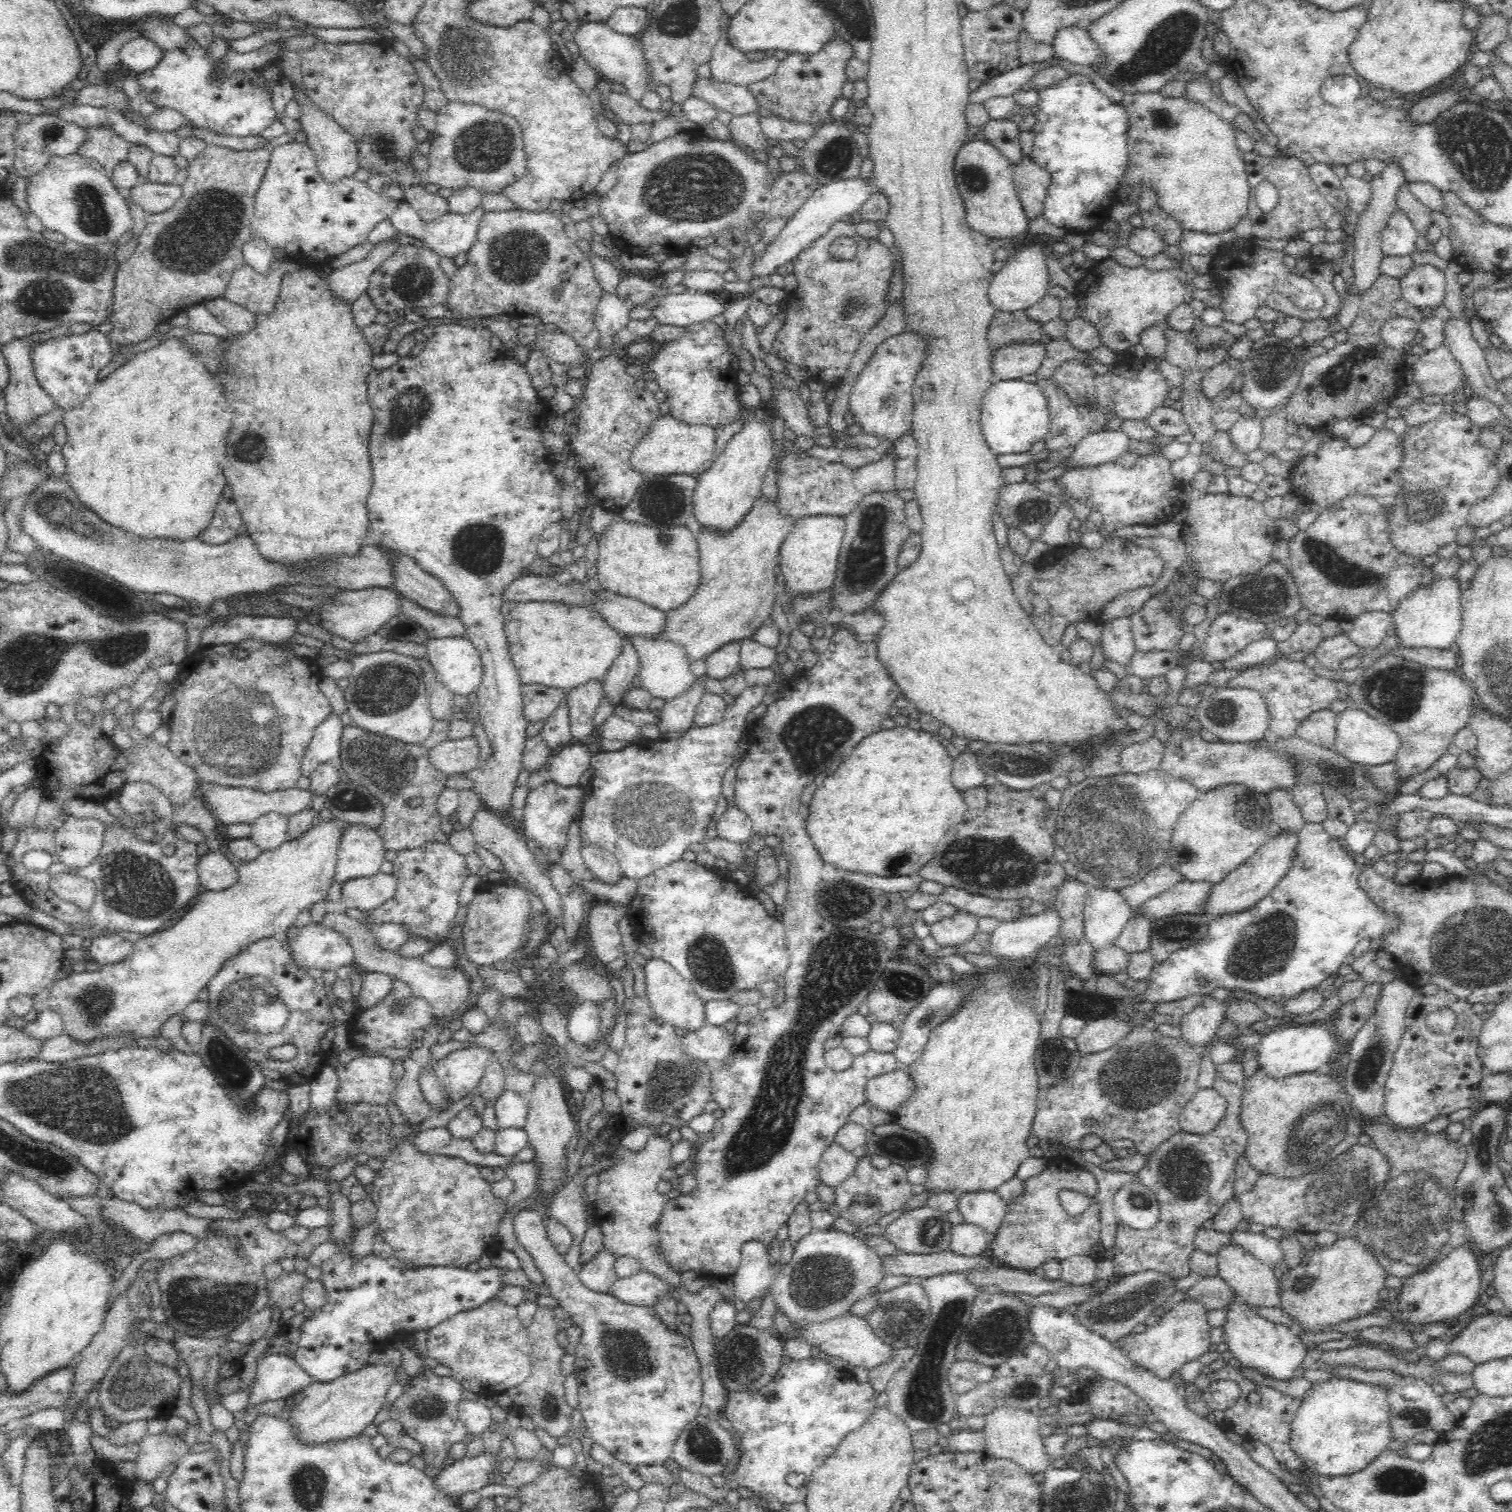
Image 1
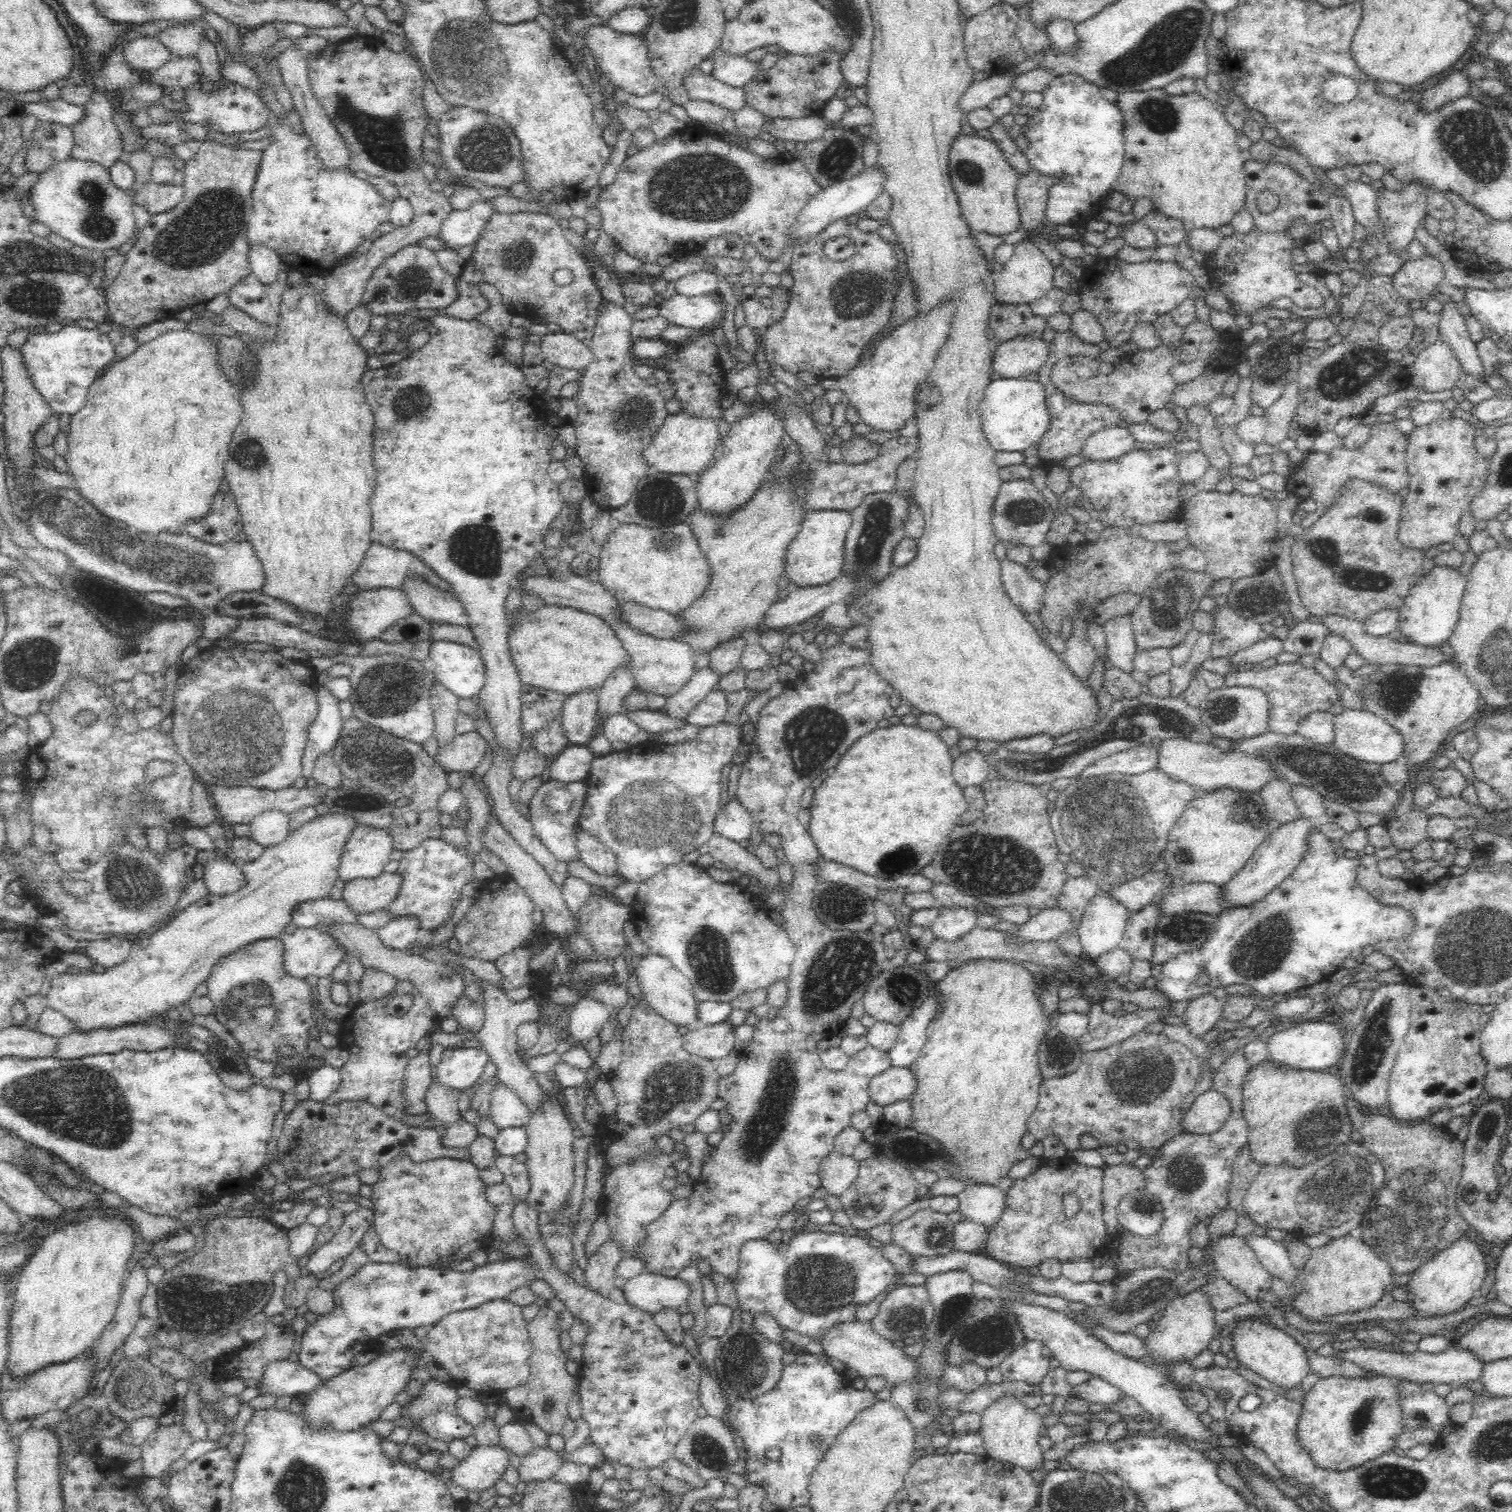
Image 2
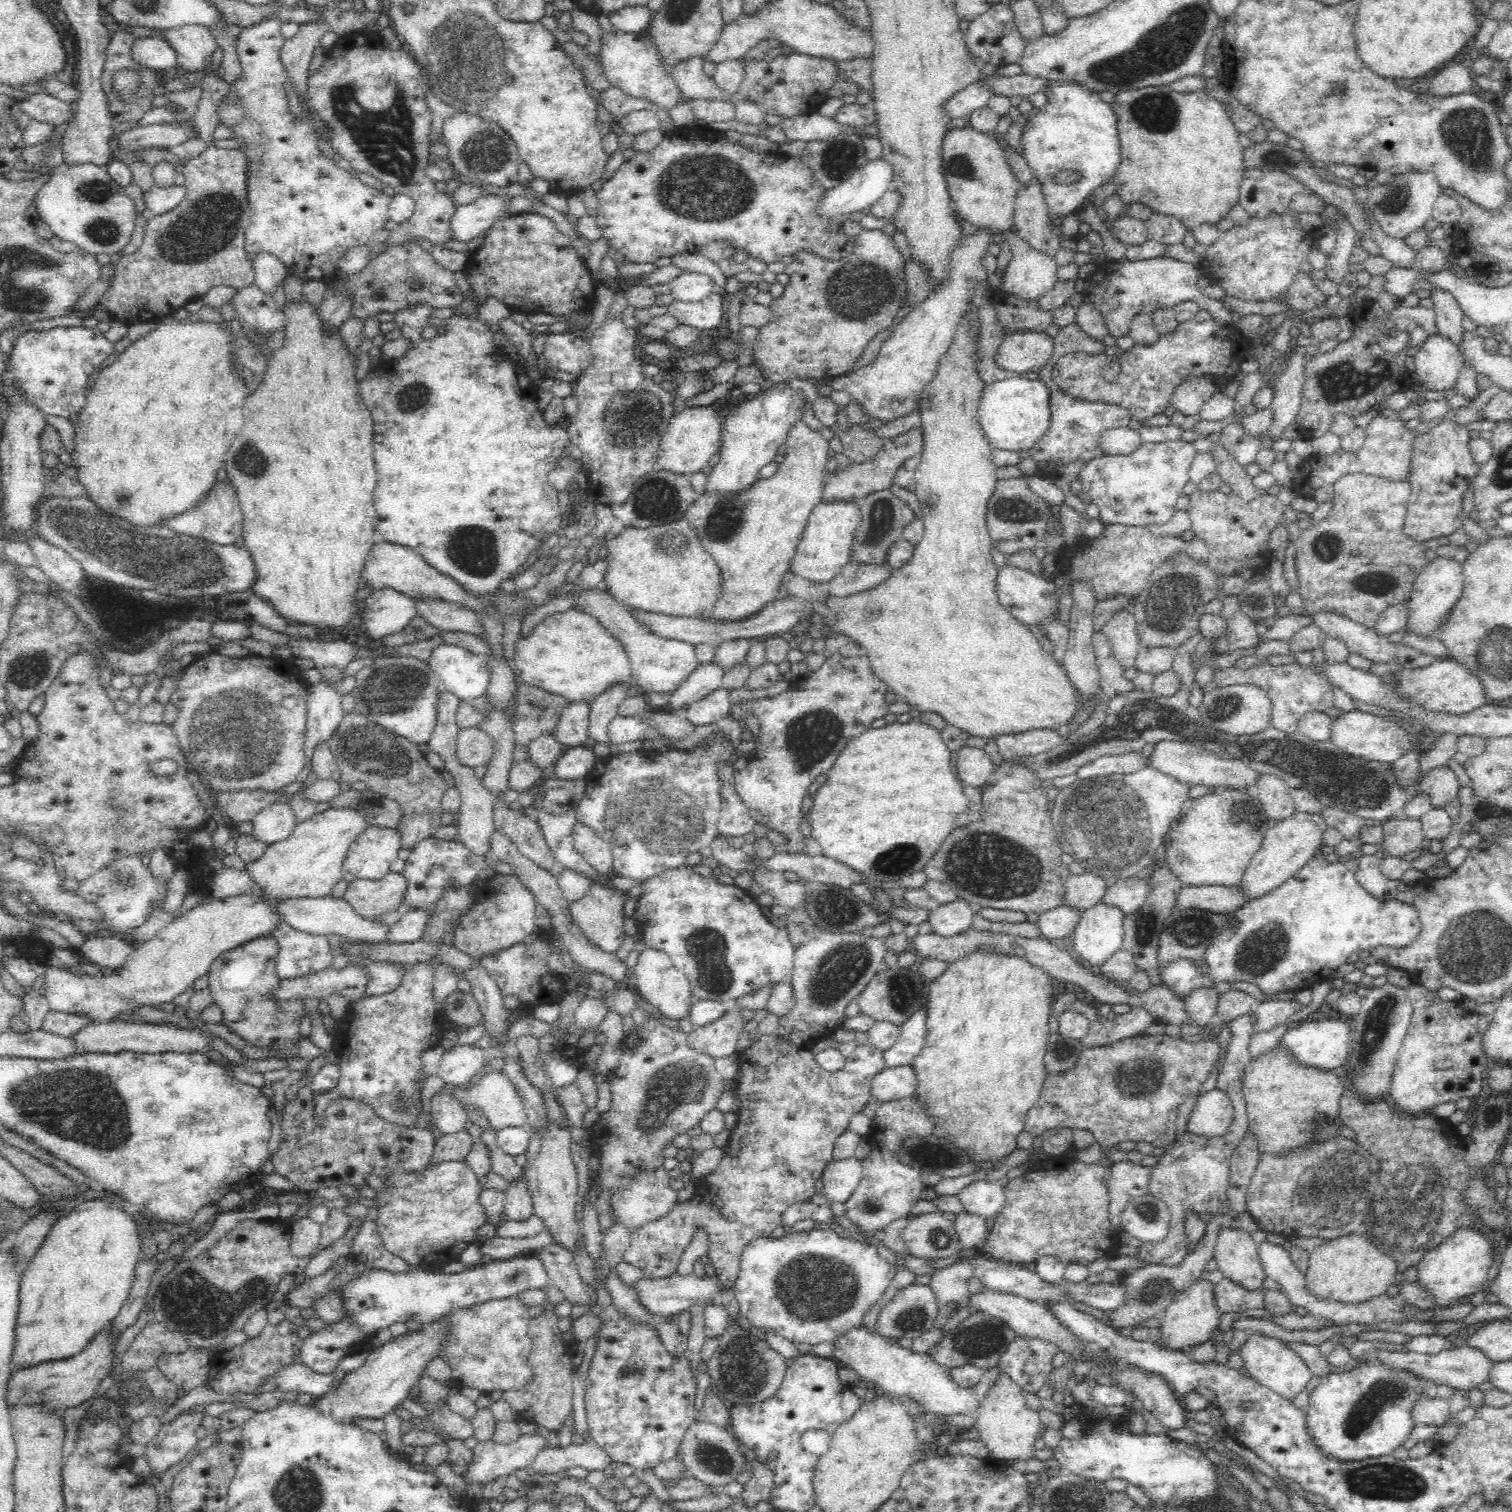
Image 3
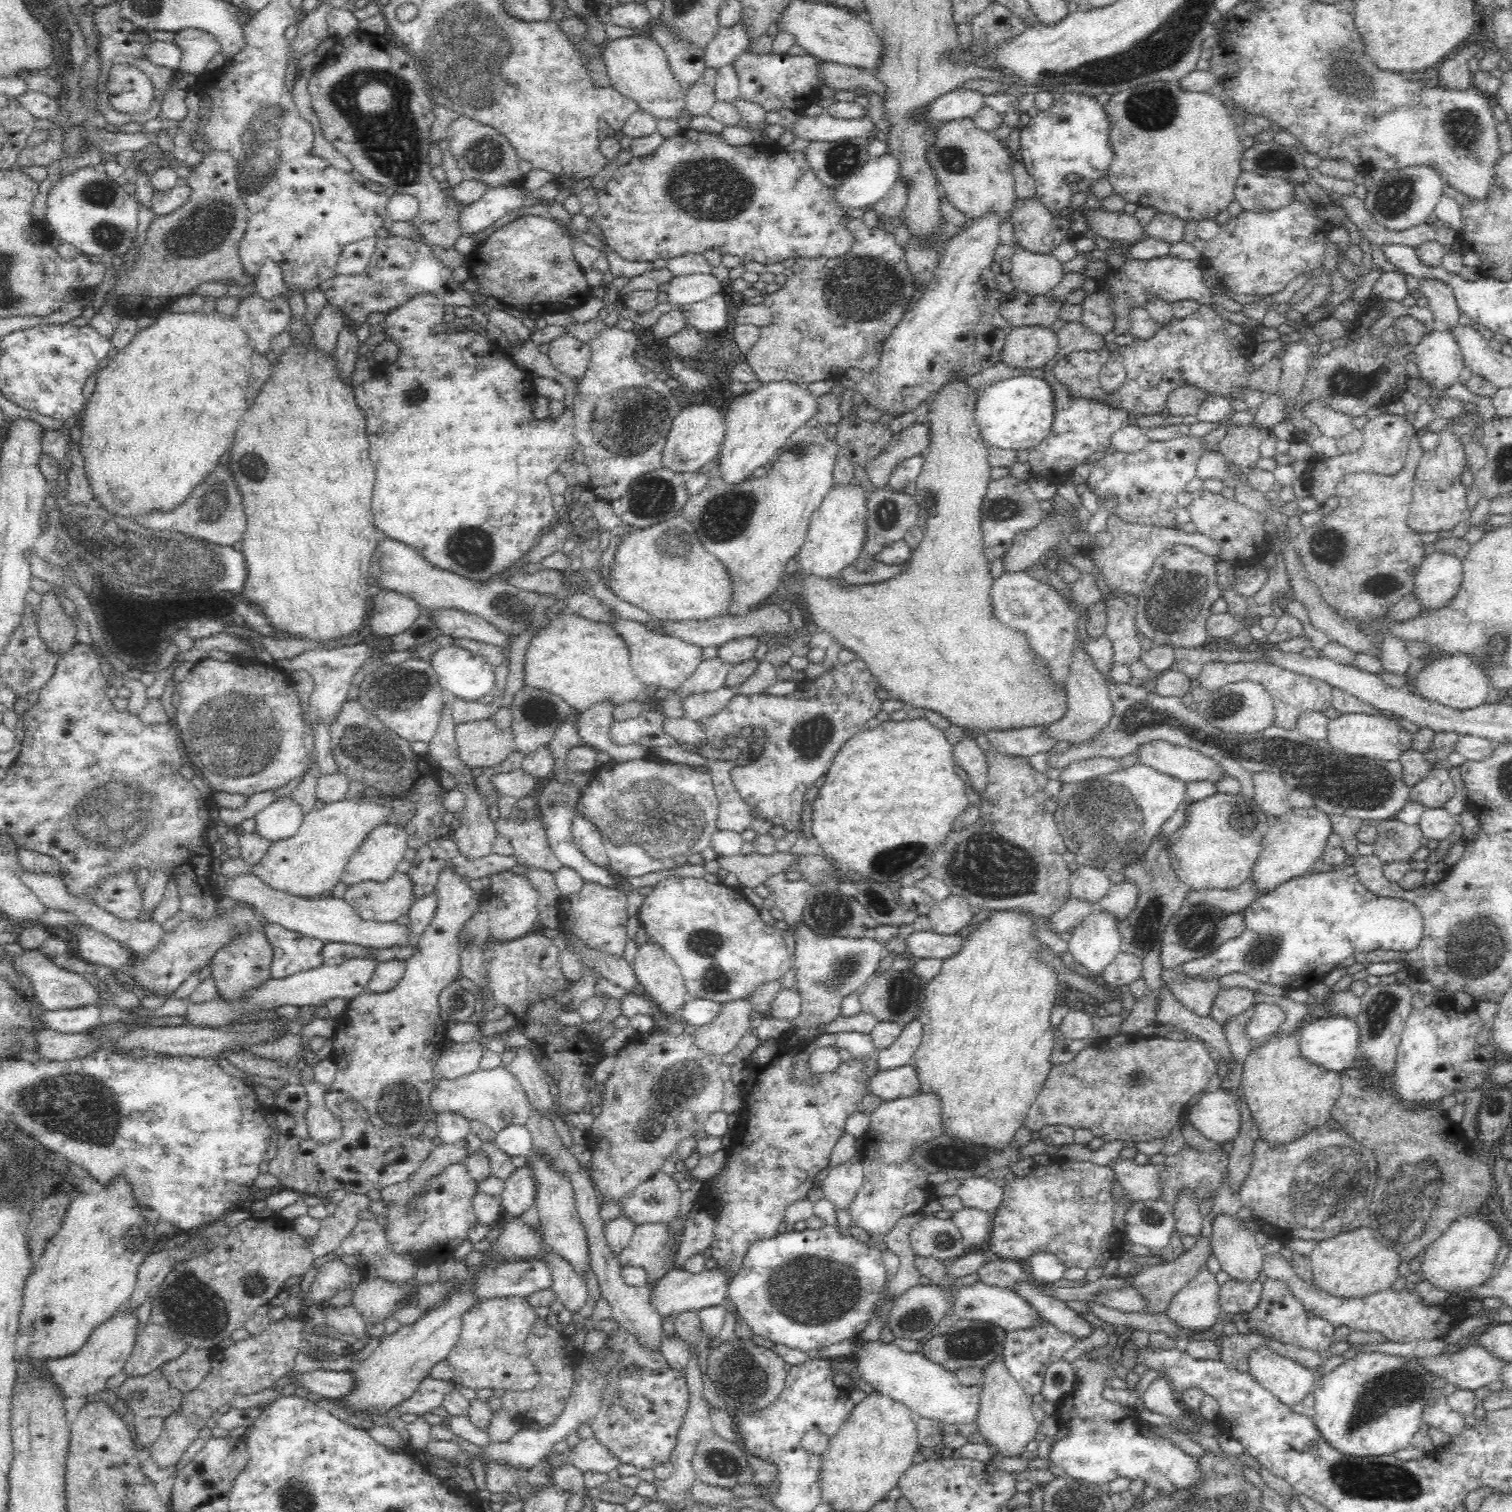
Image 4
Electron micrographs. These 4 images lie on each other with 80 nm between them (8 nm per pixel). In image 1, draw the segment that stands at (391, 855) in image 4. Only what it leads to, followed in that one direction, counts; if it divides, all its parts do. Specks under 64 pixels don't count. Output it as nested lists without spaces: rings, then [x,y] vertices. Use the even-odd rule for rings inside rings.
[[[348,824],[337,846],[335,881],[343,883],[378,874],[387,851],[377,829]]]

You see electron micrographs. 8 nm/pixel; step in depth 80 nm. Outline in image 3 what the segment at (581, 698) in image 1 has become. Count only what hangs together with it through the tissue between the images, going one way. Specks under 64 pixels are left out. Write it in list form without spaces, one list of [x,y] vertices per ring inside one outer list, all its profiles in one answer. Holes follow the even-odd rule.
[[[568,703],[560,715],[558,726],[553,730],[553,738],[563,747],[562,750],[588,745],[588,714],[591,703]]]

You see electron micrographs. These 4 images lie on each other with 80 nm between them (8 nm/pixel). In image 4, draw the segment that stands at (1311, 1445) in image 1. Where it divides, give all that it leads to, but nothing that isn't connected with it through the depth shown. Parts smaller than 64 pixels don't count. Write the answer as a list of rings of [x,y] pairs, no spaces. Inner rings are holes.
[[[1377,1350],[1358,1353],[1315,1380],[1312,1390],[1315,1400],[1312,1414],[1314,1425],[1324,1440],[1346,1455],[1394,1455],[1412,1445],[1412,1438],[1421,1425],[1422,1412],[1435,1401],[1432,1387],[1435,1378],[1433,1372],[1422,1366],[1415,1356],[1384,1354]]]

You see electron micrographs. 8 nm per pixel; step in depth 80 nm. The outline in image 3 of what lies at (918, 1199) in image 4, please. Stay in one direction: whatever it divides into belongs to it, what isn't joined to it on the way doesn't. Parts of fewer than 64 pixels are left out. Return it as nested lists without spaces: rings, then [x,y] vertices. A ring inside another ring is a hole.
[[[917,1095],[880,1103],[874,1112],[870,1132],[864,1136],[870,1144],[870,1152],[861,1160],[863,1175],[858,1188],[845,1202],[845,1217],[859,1226],[866,1236],[890,1226],[894,1220],[908,1216],[911,1208],[922,1200],[920,1196],[926,1187],[922,1182],[922,1171],[902,1164],[897,1154],[903,1140],[934,1135],[934,1127],[933,1118]]]

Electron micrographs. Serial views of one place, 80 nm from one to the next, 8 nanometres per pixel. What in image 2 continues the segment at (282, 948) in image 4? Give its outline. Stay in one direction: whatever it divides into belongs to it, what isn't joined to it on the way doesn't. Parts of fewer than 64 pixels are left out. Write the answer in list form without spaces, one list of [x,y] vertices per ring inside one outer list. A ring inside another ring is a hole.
[[[294,923],[286,924],[278,940],[284,946],[283,970],[291,978],[301,980],[309,977],[331,977],[334,969],[340,961],[344,961],[345,948],[342,947],[328,931],[317,928],[297,928]]]

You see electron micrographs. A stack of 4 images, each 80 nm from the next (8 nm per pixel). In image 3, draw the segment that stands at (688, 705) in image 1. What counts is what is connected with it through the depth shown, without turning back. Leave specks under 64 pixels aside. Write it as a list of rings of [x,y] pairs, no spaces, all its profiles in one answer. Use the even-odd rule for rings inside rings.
[[[714,661],[700,663],[690,673],[690,676],[674,692],[671,692],[667,707],[674,710],[685,710],[688,704],[722,687],[725,674],[726,670],[715,664]]]

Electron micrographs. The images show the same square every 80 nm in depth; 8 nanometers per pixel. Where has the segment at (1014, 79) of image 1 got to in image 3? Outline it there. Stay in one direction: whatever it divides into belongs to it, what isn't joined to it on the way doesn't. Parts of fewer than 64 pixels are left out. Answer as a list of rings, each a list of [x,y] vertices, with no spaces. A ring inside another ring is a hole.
[[[972,83],[950,96],[943,105],[943,110],[952,119],[970,117],[974,110],[987,105],[988,98],[992,95],[992,91],[986,85]]]

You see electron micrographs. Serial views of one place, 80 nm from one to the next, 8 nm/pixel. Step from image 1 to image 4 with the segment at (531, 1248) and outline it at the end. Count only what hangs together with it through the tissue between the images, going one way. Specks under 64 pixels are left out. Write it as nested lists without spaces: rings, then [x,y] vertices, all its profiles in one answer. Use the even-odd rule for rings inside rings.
[[[532,1163],[514,1168],[512,1174],[505,1178],[501,1192],[503,1215],[520,1217],[535,1204],[536,1181]],[[622,1327],[617,1333],[607,1337],[605,1344],[609,1344],[613,1350],[621,1350],[621,1357],[619,1363],[607,1374],[607,1385],[601,1396],[603,1399],[600,1412],[590,1422],[590,1427],[594,1430],[594,1437],[616,1456],[620,1463],[631,1464],[636,1469],[654,1469],[654,1466],[669,1460],[677,1442],[679,1427],[688,1411],[685,1374],[670,1367],[661,1351],[640,1347],[636,1337]]]

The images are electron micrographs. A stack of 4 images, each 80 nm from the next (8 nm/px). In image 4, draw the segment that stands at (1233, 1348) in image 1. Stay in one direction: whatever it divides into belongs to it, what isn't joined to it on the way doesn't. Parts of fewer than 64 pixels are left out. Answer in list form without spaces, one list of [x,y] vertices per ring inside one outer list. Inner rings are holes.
[[[1260,1347],[1249,1356],[1248,1372],[1280,1403],[1292,1408],[1312,1392],[1316,1376],[1296,1361]]]

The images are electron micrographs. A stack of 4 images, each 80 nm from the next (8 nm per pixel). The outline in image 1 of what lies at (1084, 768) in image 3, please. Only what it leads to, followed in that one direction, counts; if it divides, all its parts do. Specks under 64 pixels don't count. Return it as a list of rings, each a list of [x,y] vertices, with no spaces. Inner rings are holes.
[[[1148,738],[1146,742],[1138,742],[1120,752],[1120,765],[1126,774],[1140,774],[1160,768],[1165,744],[1158,738]]]

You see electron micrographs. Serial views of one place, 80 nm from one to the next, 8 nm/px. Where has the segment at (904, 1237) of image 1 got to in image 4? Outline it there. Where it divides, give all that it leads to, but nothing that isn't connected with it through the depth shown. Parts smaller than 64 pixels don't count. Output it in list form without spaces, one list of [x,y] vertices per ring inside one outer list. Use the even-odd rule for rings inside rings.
[[[926,1215],[910,1231],[911,1247],[916,1256],[932,1257],[941,1261],[953,1260],[967,1249],[960,1229],[949,1218],[942,1220]]]

